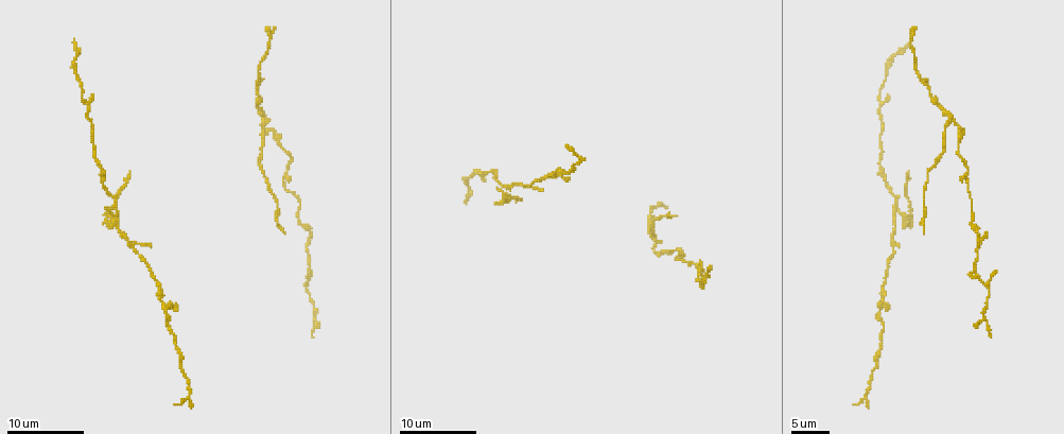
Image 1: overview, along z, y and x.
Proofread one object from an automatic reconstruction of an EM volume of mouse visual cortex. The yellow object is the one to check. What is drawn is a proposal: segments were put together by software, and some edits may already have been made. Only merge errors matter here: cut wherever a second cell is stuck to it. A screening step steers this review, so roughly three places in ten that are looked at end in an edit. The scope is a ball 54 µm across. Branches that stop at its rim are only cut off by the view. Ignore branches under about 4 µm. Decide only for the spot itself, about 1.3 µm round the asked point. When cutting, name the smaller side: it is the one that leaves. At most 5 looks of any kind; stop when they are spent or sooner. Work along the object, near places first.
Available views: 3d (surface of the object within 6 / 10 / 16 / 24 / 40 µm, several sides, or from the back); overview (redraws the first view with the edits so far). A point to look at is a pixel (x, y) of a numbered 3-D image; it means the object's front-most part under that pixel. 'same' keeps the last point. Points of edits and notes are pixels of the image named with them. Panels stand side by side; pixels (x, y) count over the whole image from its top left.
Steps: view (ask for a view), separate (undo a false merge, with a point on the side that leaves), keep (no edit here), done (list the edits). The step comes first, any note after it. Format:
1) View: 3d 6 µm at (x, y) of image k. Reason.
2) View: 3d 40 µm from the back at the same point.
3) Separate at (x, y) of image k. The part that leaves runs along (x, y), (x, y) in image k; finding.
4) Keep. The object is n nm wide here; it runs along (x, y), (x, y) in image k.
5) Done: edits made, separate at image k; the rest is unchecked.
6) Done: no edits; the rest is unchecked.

View: 3d 16 µm at (261, 117) of image 1. Four arms meet.

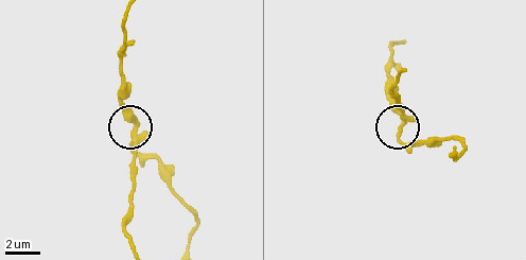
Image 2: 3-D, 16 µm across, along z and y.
View: 3d 16 µm from the back at (401, 127) of image 2.

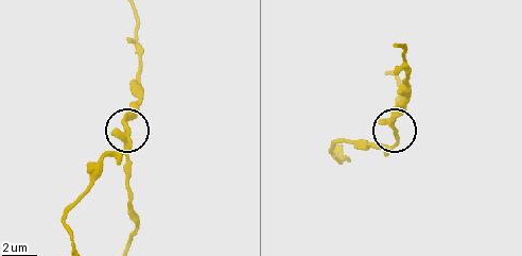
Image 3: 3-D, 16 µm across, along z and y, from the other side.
Separate at (128, 158) of image 3. The object is 230 nm wide here; two cells meet here.

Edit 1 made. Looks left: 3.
View: 3d 6 µm at (977, 235) of image 1. Three-way junction.

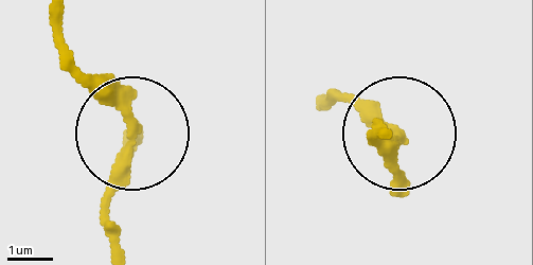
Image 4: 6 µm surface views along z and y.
Keep. 3 arms meet here; it runs along (61, 60), (134, 128), (104, 227) in image 4; one cell here.

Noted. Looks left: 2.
View: 3d 10 µm at (906, 172) of image 1. Thick turns thin.

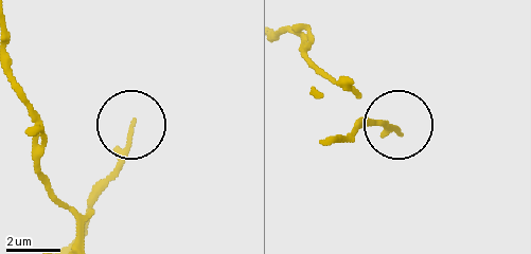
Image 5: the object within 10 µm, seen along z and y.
Separate at (96, 186) of image 5. The part that leaves runs along (393, 126), (358, 126), (340, 140) in image 5; two cells meet here.

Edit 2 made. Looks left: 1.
Done: edits made, separate at image 3, separate at image 5; the rest is unchecked.

